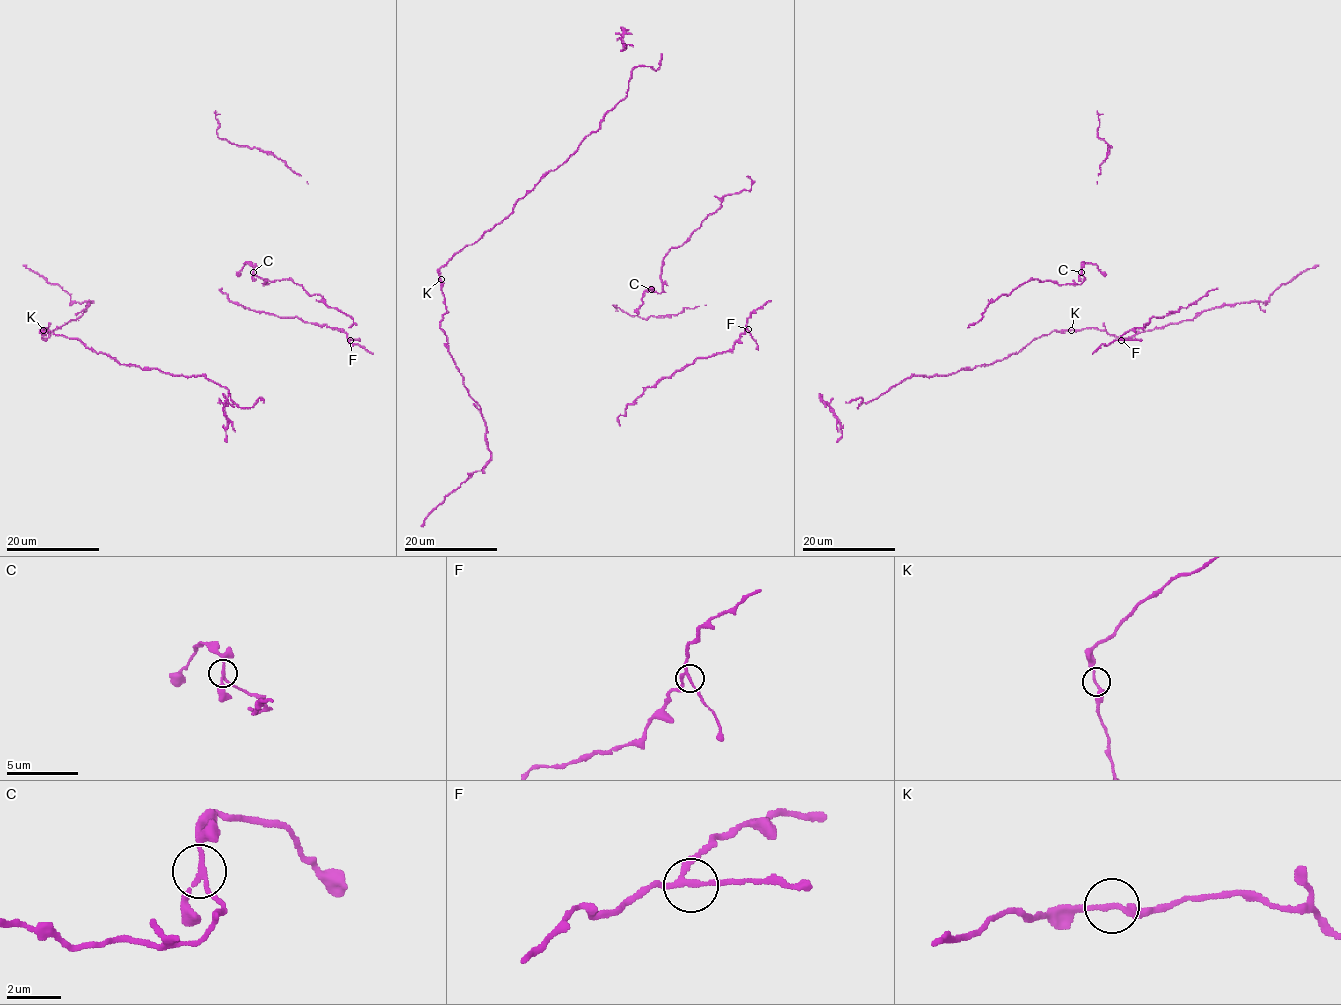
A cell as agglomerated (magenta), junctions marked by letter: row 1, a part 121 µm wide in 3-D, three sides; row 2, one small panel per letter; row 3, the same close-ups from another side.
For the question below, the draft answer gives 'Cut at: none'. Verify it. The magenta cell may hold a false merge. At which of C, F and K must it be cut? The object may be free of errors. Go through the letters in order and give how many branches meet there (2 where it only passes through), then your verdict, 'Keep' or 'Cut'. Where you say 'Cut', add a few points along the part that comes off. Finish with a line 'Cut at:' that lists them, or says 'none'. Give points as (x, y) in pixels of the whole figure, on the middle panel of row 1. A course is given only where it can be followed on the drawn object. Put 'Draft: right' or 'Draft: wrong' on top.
Draft: right
C: Branches: 3. Keep
F: Branches: 3. Keep
K: Branches: 2. Keep
Cut at: none

